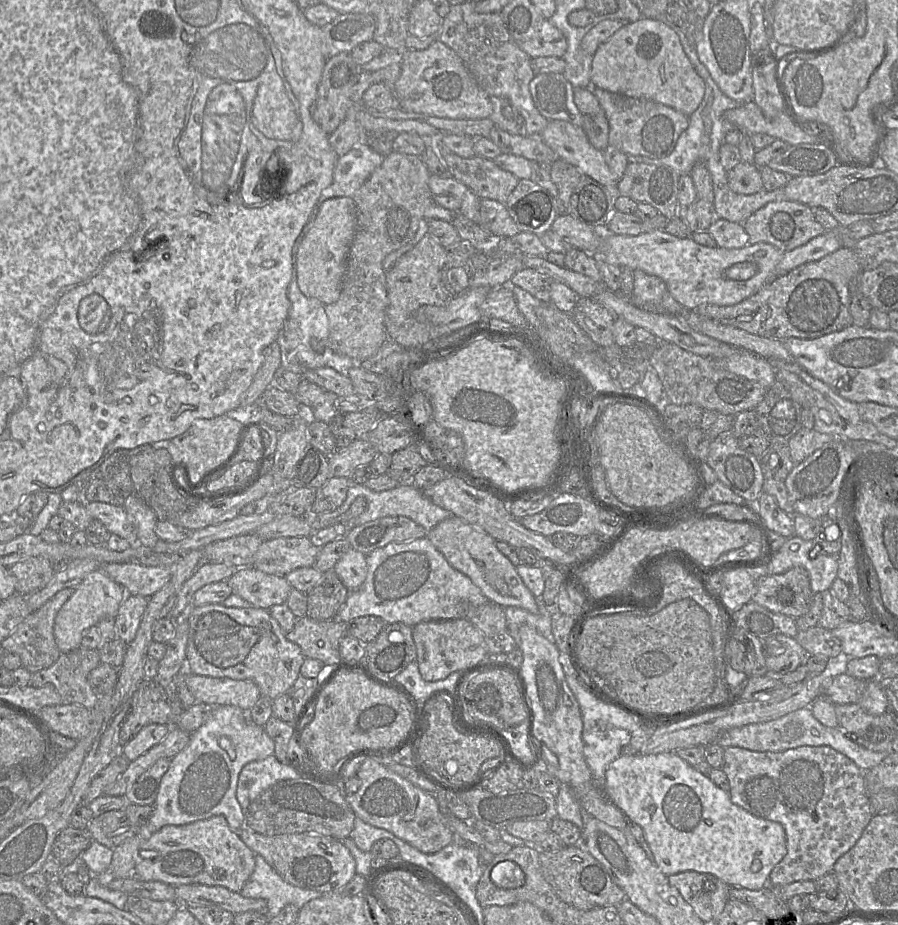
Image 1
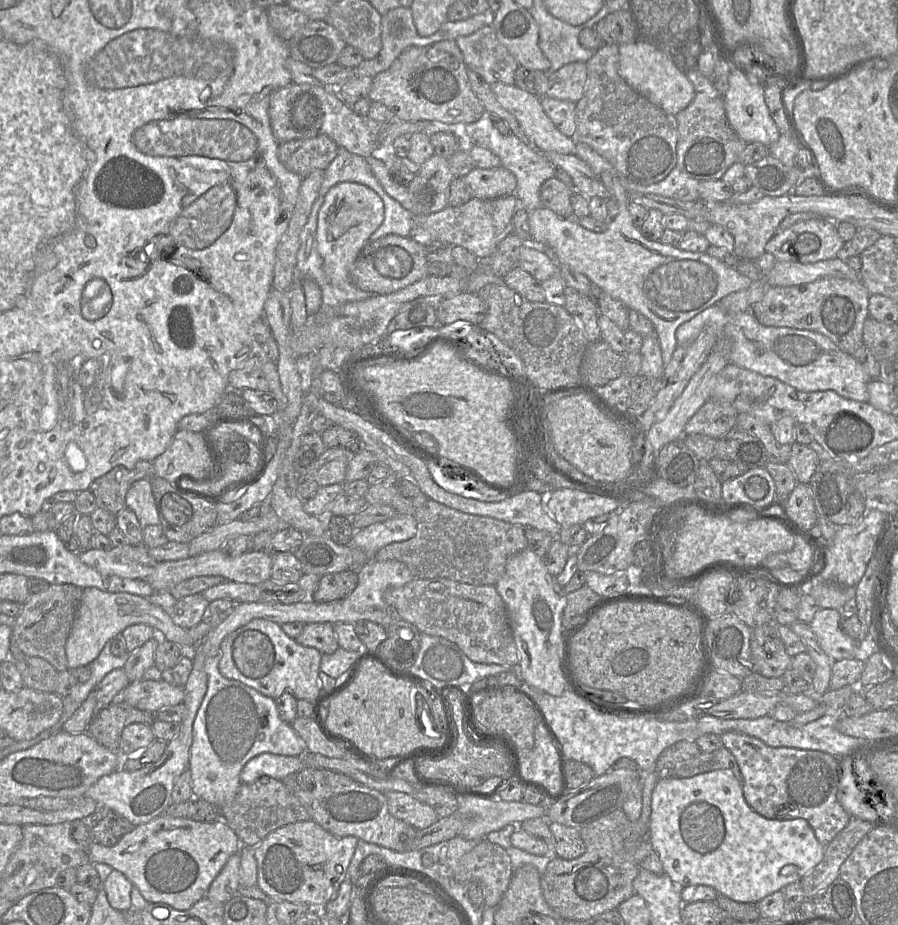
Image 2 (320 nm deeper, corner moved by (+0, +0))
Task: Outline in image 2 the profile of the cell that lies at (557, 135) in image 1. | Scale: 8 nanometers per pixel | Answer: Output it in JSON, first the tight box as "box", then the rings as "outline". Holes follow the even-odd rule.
{"box":[490,82,576,154],"outline":[[[496,82],[490,85],[497,101],[510,112],[519,123],[531,144],[543,154],[575,154],[576,142],[562,134],[546,115],[541,98],[517,87]]]}

